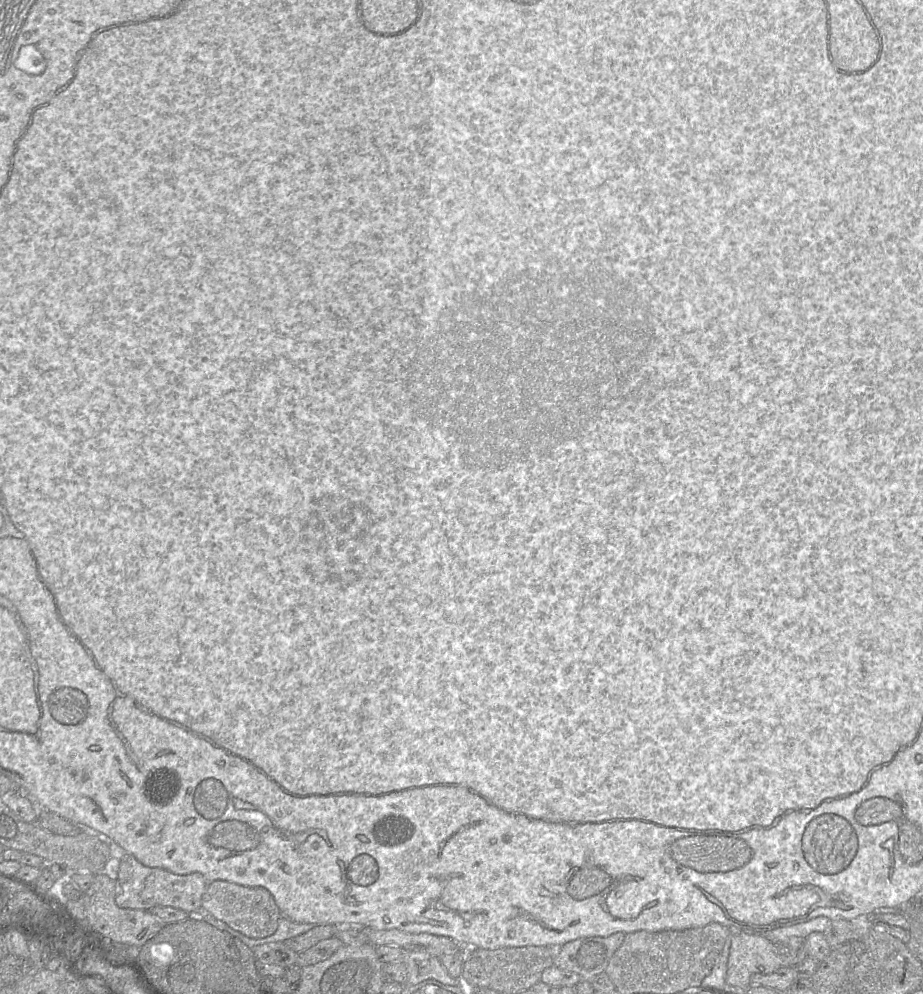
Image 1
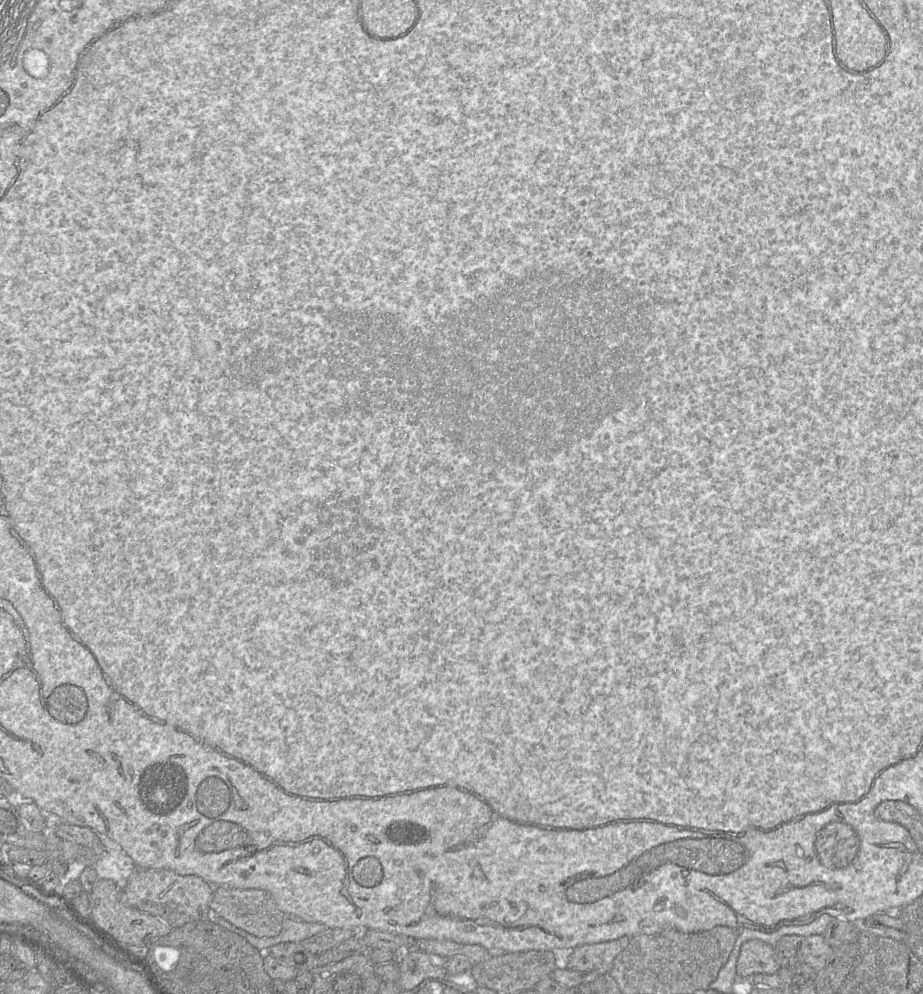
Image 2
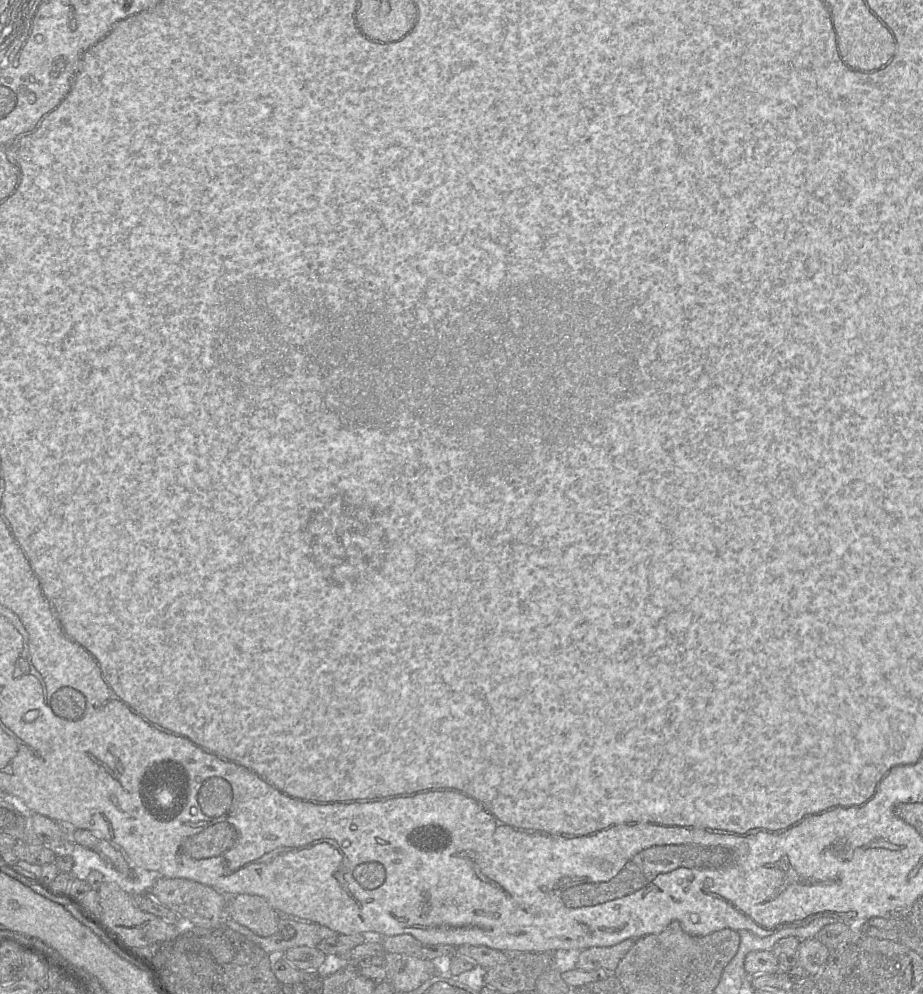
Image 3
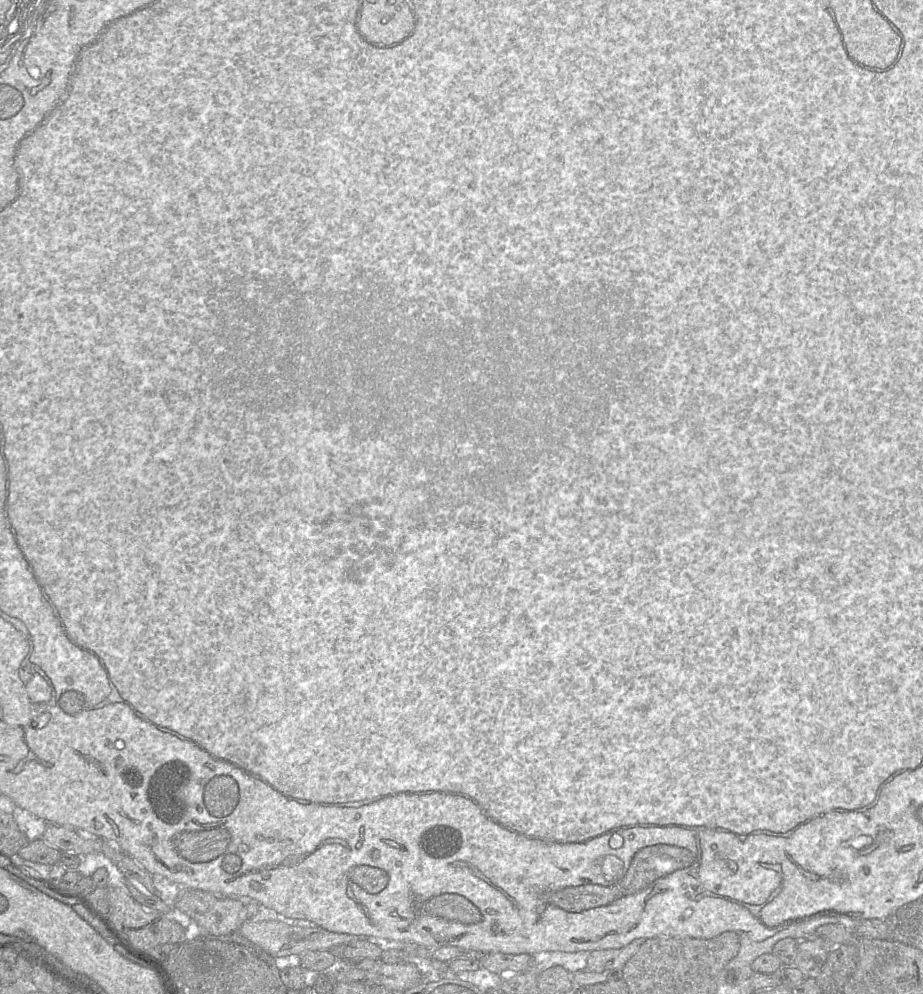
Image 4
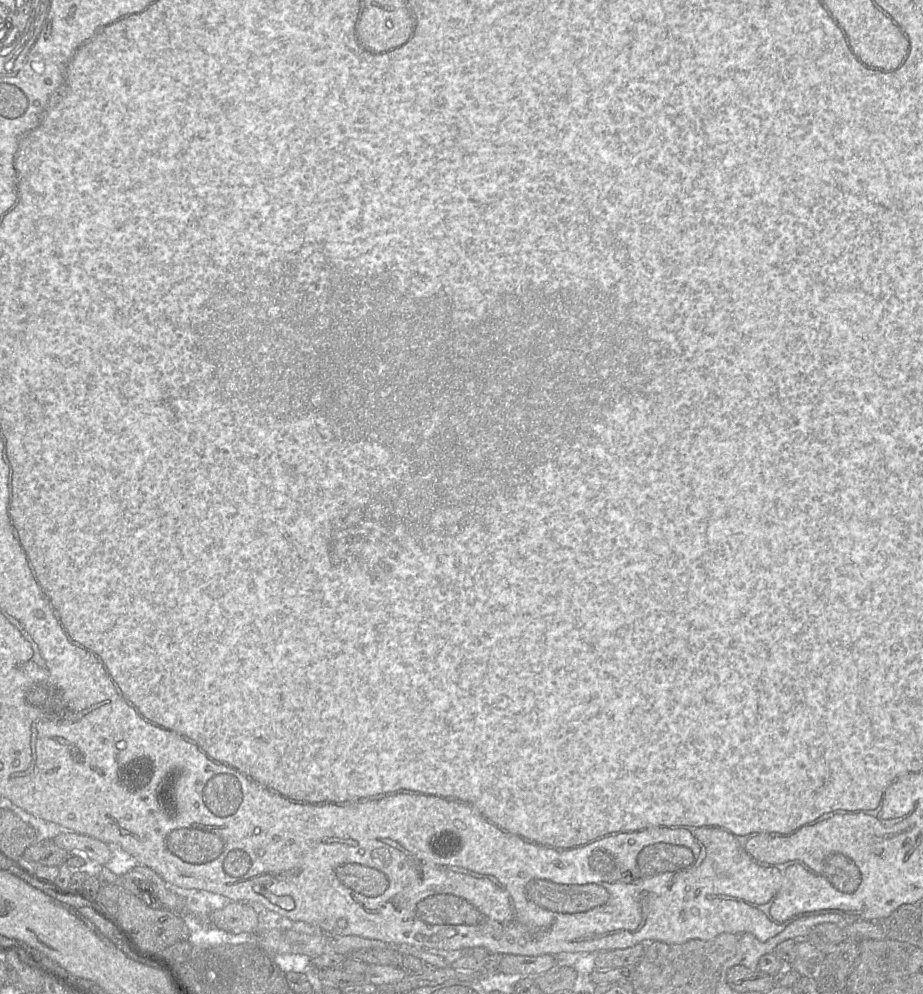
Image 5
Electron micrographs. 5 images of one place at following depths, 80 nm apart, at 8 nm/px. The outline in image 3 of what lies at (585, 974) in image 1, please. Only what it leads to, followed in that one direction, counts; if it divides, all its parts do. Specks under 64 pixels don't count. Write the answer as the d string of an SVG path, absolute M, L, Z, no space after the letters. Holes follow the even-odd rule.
M626 939L610 947L590 947L581 950L576 969L581 971L605 970L614 972L636 939Z

